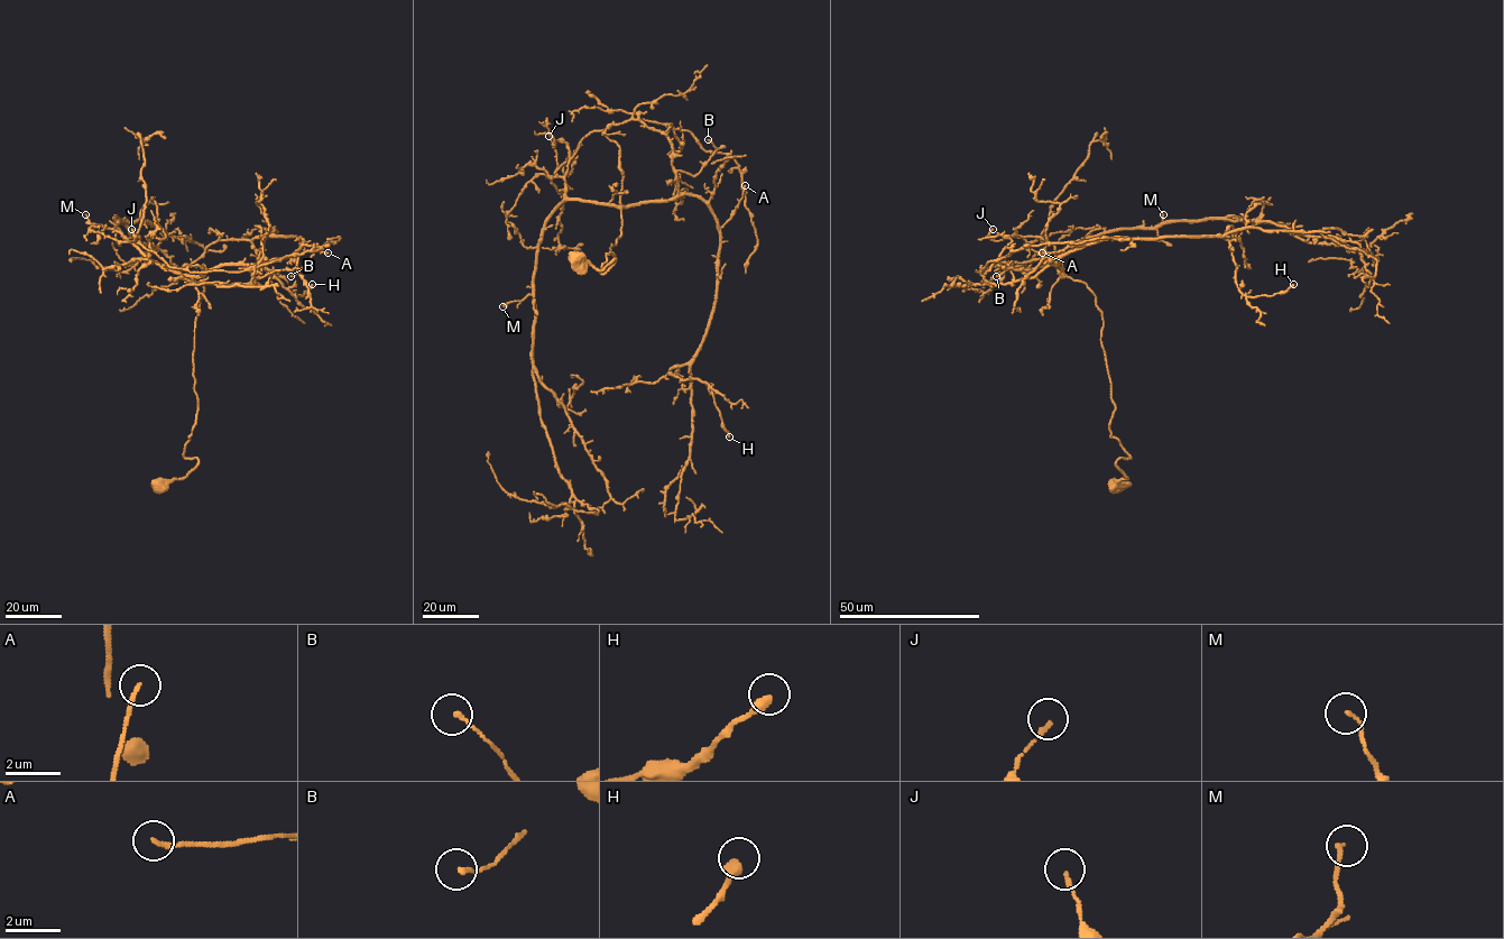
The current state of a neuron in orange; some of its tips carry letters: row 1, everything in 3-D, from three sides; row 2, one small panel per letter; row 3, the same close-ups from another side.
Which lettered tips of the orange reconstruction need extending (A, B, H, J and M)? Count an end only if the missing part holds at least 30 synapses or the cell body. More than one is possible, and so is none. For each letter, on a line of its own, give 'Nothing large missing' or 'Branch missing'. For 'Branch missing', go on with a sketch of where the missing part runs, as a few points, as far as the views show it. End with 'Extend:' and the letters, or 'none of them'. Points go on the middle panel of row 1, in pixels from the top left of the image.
A: Nothing large missing
B: Nothing large missing
H: Nothing large missing
J: Nothing large missing
M: Nothing large missing
Extend: none of them

